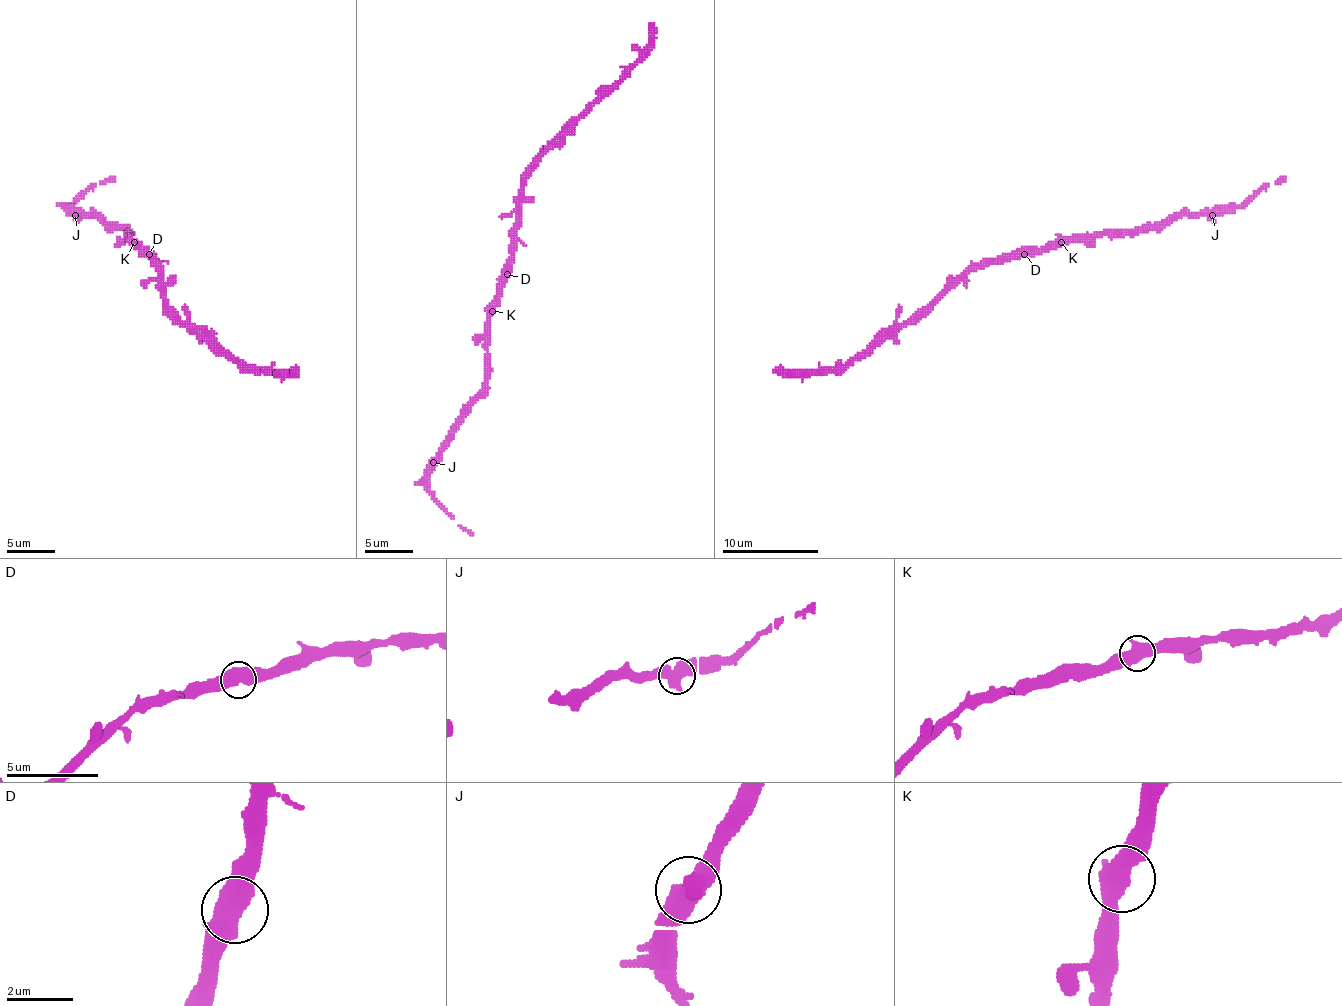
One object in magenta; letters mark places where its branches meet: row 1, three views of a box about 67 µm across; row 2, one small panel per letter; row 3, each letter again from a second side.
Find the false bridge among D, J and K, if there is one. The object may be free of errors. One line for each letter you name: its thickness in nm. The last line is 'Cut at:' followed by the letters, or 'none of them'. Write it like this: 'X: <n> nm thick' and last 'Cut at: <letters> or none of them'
Cut at: none of them

